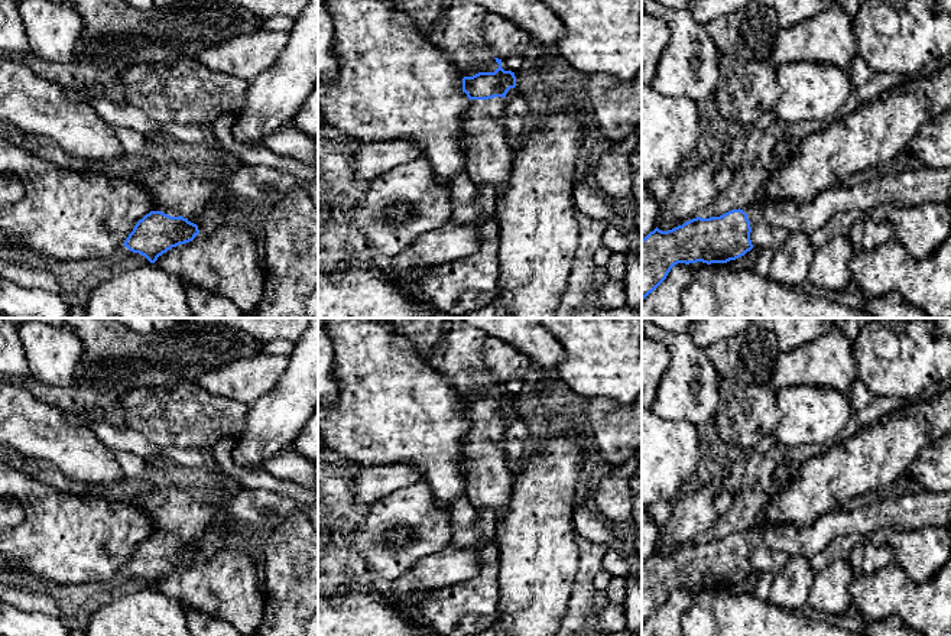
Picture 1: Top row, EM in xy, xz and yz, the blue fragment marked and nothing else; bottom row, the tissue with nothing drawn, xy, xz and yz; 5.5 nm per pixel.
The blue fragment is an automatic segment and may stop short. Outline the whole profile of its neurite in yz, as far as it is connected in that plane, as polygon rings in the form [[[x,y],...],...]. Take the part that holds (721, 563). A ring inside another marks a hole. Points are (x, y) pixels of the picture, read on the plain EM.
[[[951,491],[893,493],[887,499],[866,499],[825,513],[811,526],[762,525],[720,541],[692,542],[672,554],[658,551],[642,562],[642,624],[678,587],[727,587],[753,572],[750,556],[765,548],[789,558],[811,559],[841,536],[869,538],[883,528],[898,530],[951,523]]]

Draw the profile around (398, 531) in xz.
[[[425,481],[373,503],[344,545],[366,559],[377,585],[409,571],[421,558],[451,545],[452,507],[442,506]]]

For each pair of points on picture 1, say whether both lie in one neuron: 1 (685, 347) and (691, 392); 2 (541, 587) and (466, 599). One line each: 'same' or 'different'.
1: same
2: different

